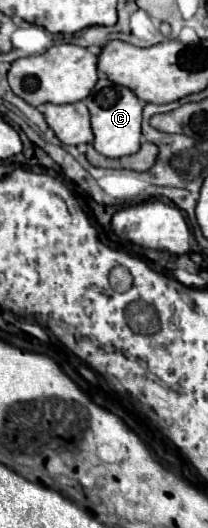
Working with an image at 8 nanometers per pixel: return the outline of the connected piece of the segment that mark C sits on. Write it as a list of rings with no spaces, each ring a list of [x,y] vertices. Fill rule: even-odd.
[[[99,76],[95,90],[83,100],[91,112],[91,128],[95,134],[93,146],[99,154],[107,158],[121,158],[135,154],[141,148],[141,122],[143,122],[143,102],[133,90],[111,82],[107,76]]]

